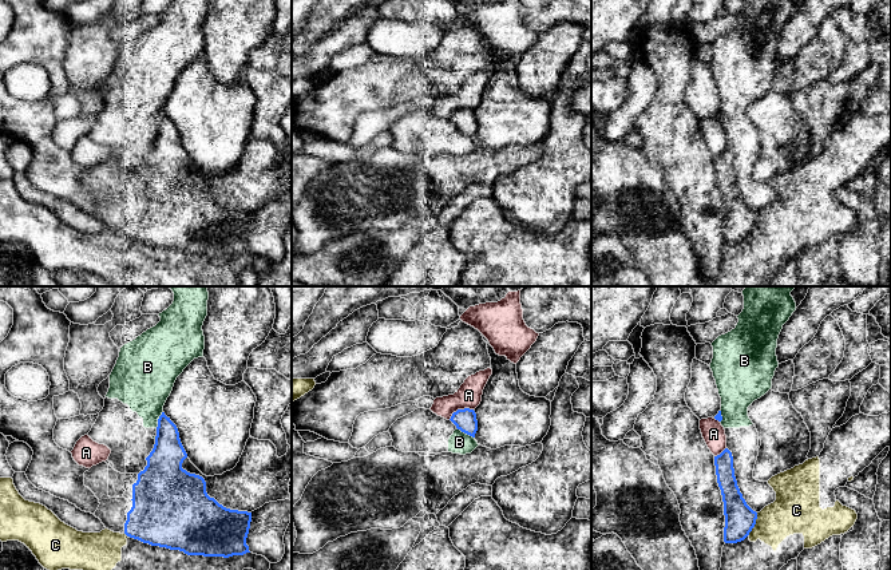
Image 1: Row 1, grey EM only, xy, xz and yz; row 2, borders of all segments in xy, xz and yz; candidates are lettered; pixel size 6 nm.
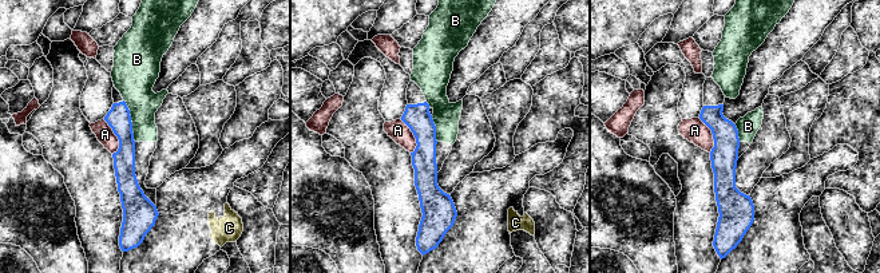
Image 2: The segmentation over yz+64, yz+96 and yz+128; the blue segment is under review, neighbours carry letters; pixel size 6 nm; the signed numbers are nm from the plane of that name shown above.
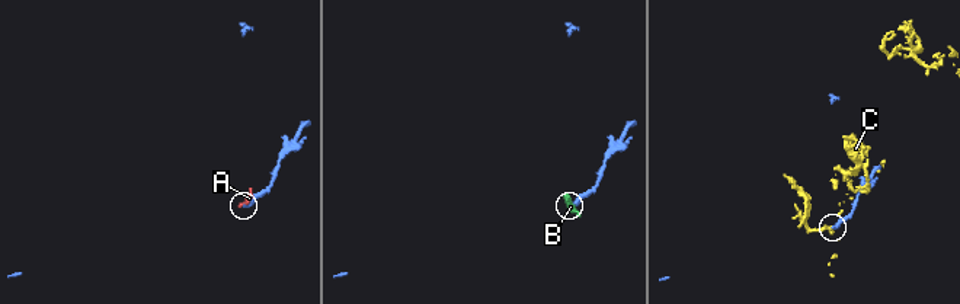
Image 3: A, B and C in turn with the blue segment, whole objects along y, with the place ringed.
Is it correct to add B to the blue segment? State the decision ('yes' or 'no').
no

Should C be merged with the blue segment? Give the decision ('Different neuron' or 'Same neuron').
Different neuron

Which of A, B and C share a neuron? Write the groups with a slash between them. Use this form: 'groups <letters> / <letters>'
groups A C / B

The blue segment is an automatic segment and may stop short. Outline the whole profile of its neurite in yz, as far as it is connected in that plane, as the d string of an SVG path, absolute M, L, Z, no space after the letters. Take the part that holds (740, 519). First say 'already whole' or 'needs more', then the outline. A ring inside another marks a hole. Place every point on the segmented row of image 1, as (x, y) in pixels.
already whole; M725 448L714 456L717 483L724 502L724 542L737 543L744 541L756 525L757 512L742 498L733 468L732 452Z

